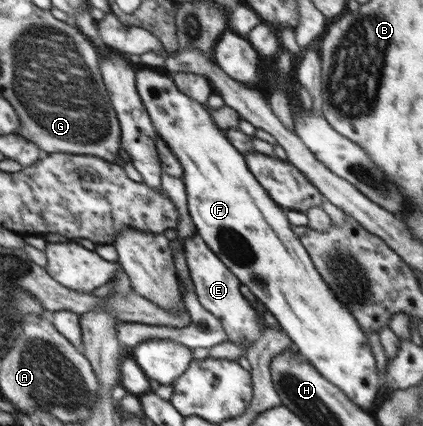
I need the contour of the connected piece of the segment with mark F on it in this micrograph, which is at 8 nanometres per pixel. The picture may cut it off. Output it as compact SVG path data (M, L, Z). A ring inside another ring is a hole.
M142 66L135 71L140 100L158 136L162 137L173 150L174 156L182 165L189 215L197 233L222 264L235 274L244 286L248 286L257 300L272 312L300 355L312 363L324 378L340 387L340 390L343 390L344 394L347 394L348 398L361 409L374 408L378 394L378 372L374 356L368 346L368 338L352 313L342 302L336 300L328 285L322 280L299 236L292 231L292 226L286 218L287 212L252 174L244 154L238 152L228 142L224 129L214 124L210 113L206 111L206 105L182 94L168 75L154 71L154 68L144 67L146 70L140 68Z

